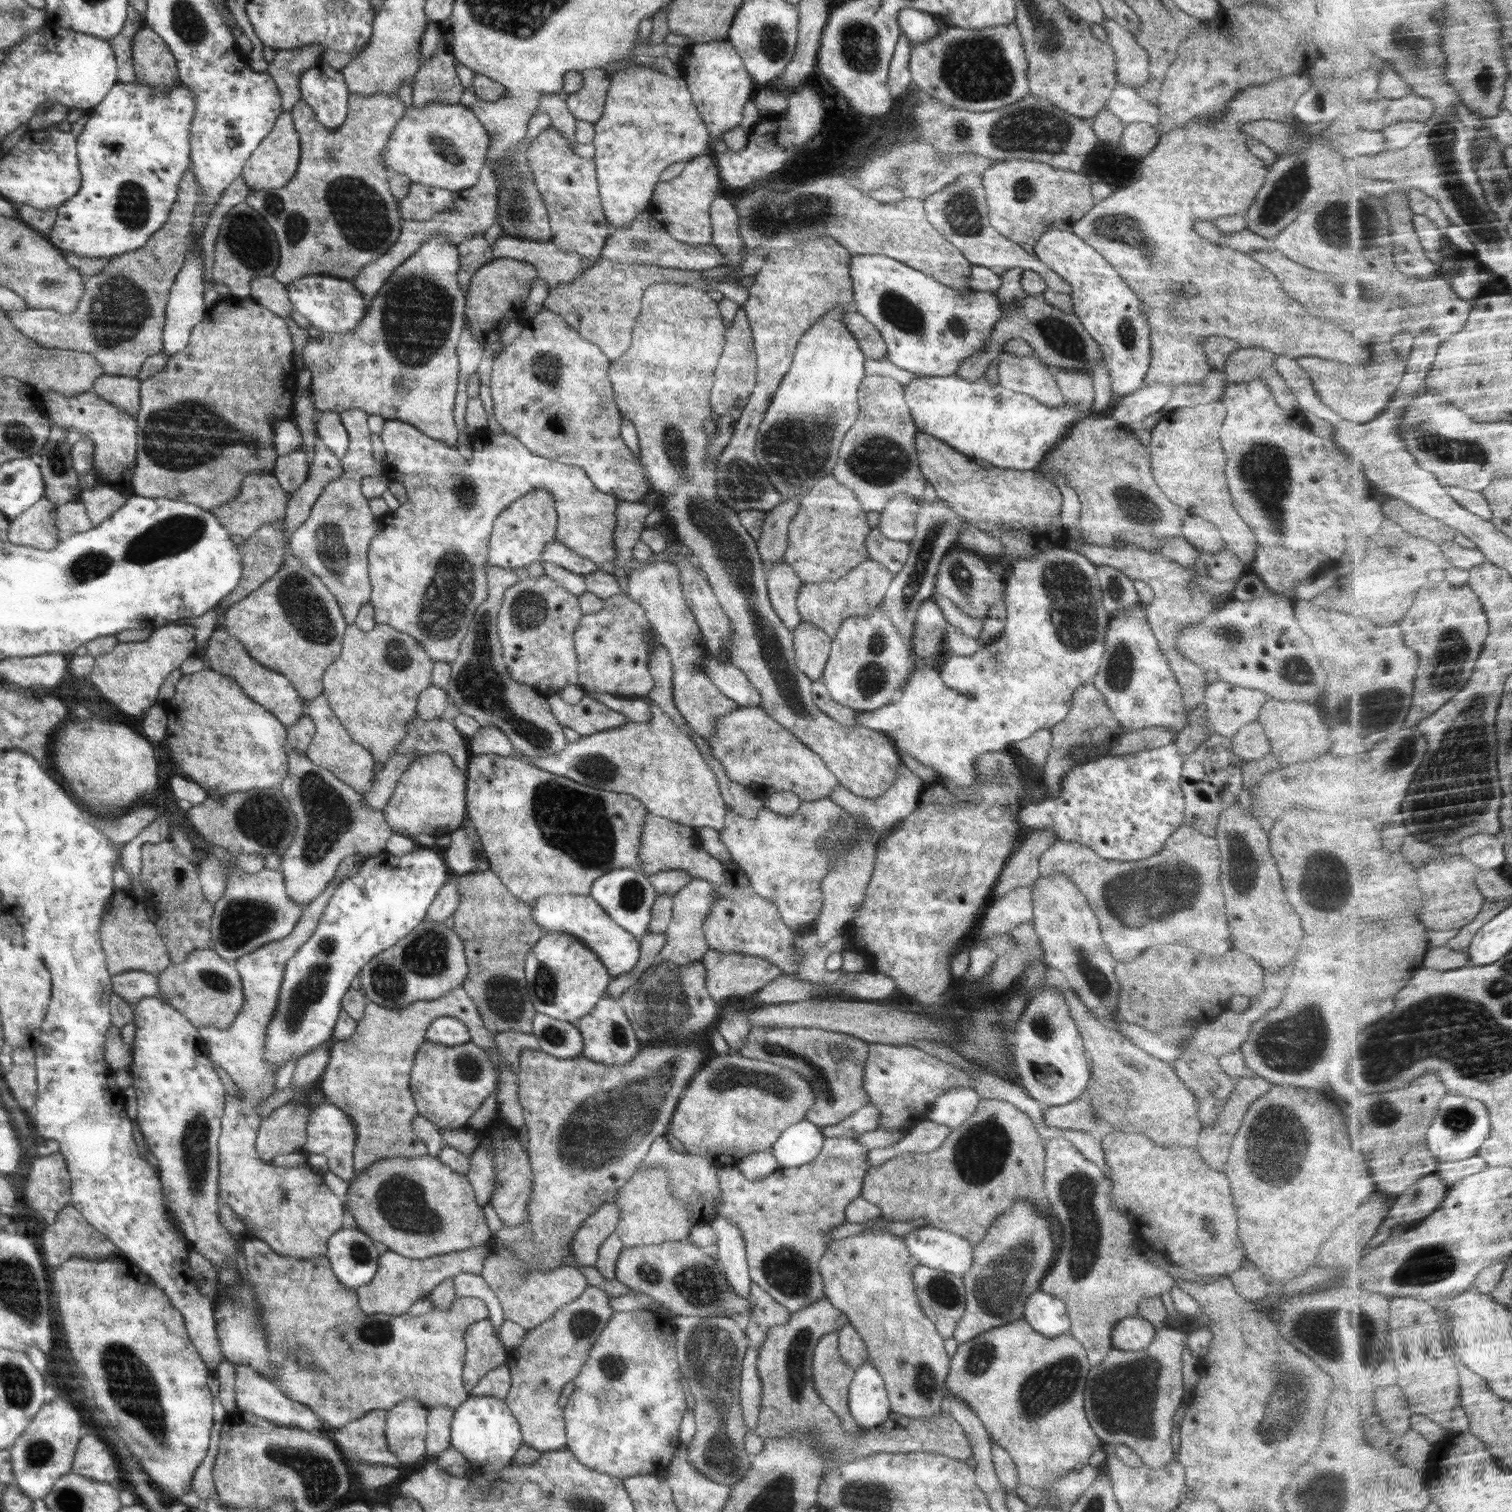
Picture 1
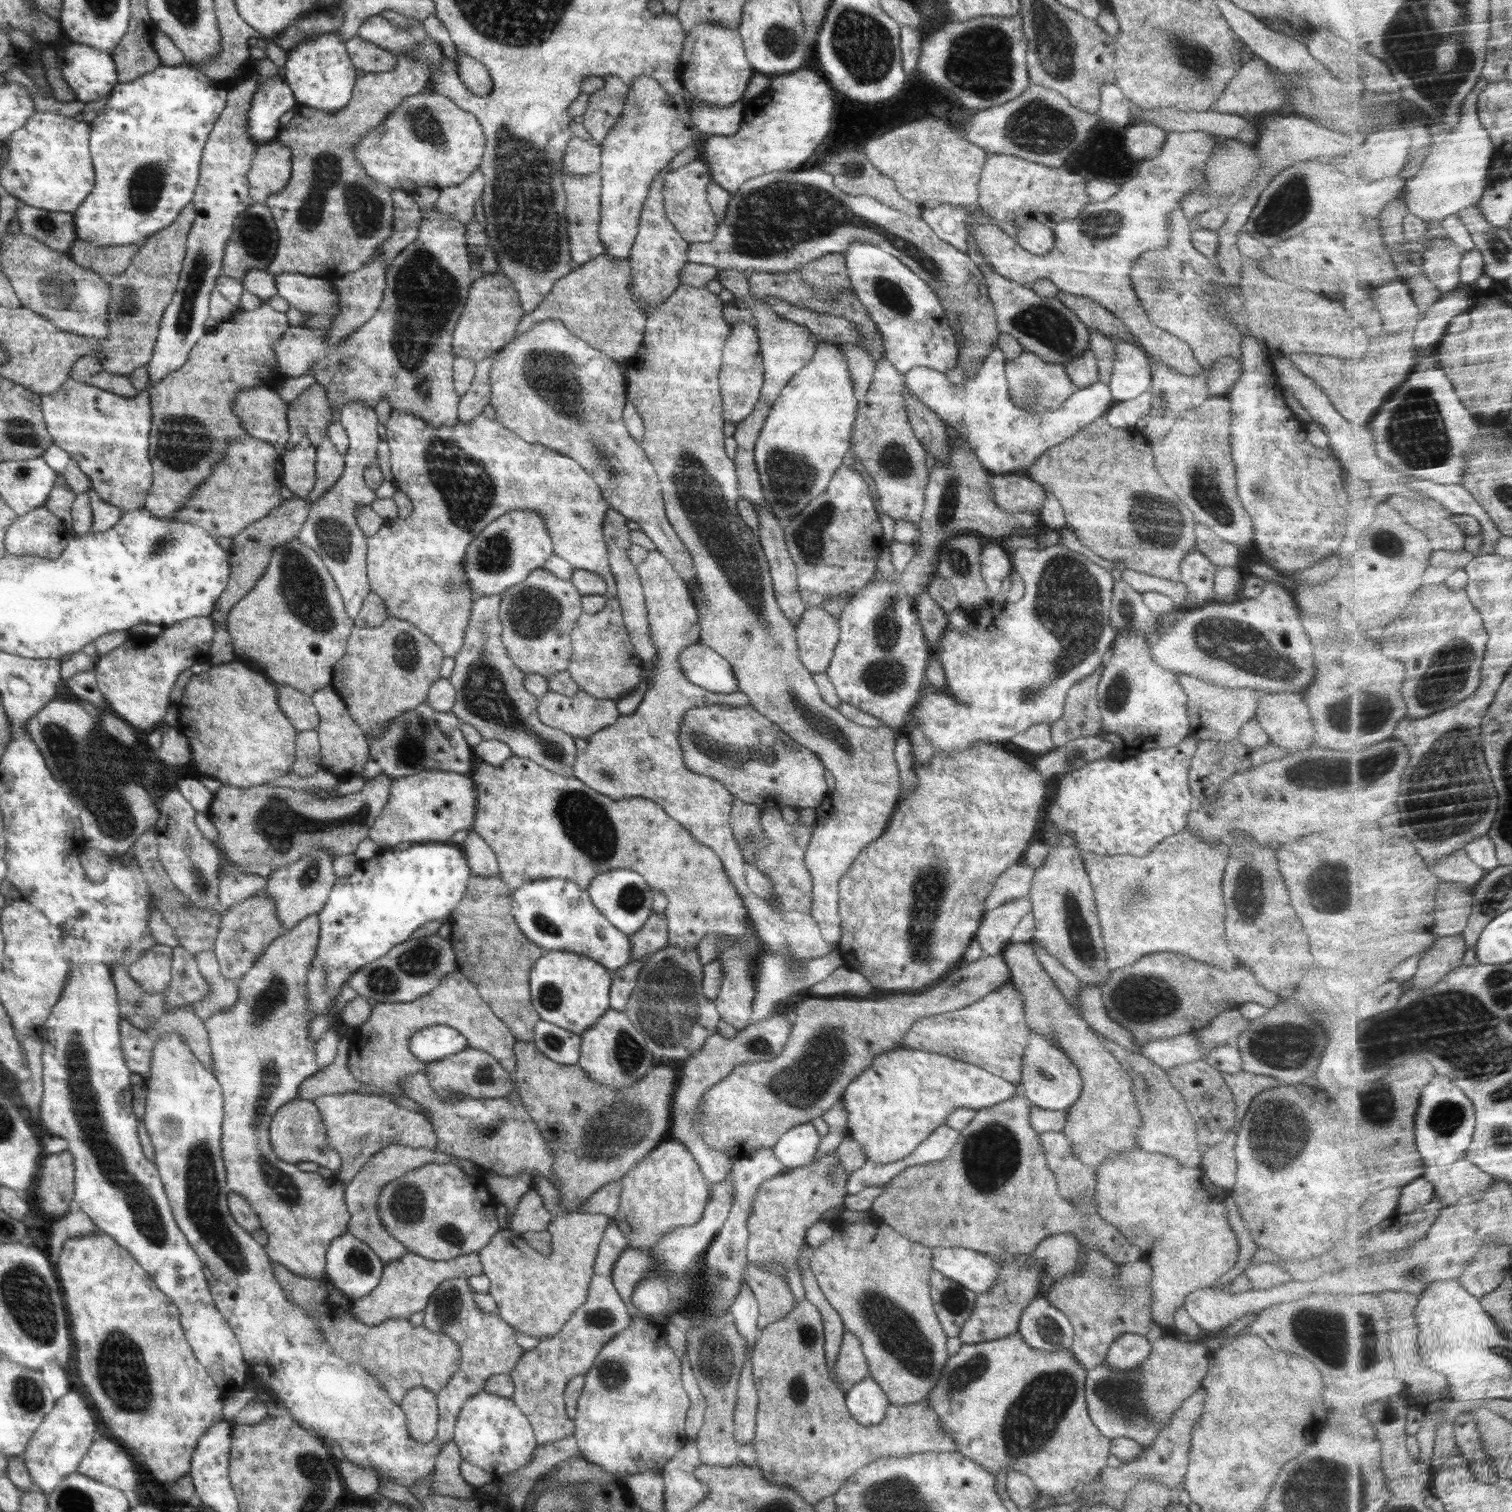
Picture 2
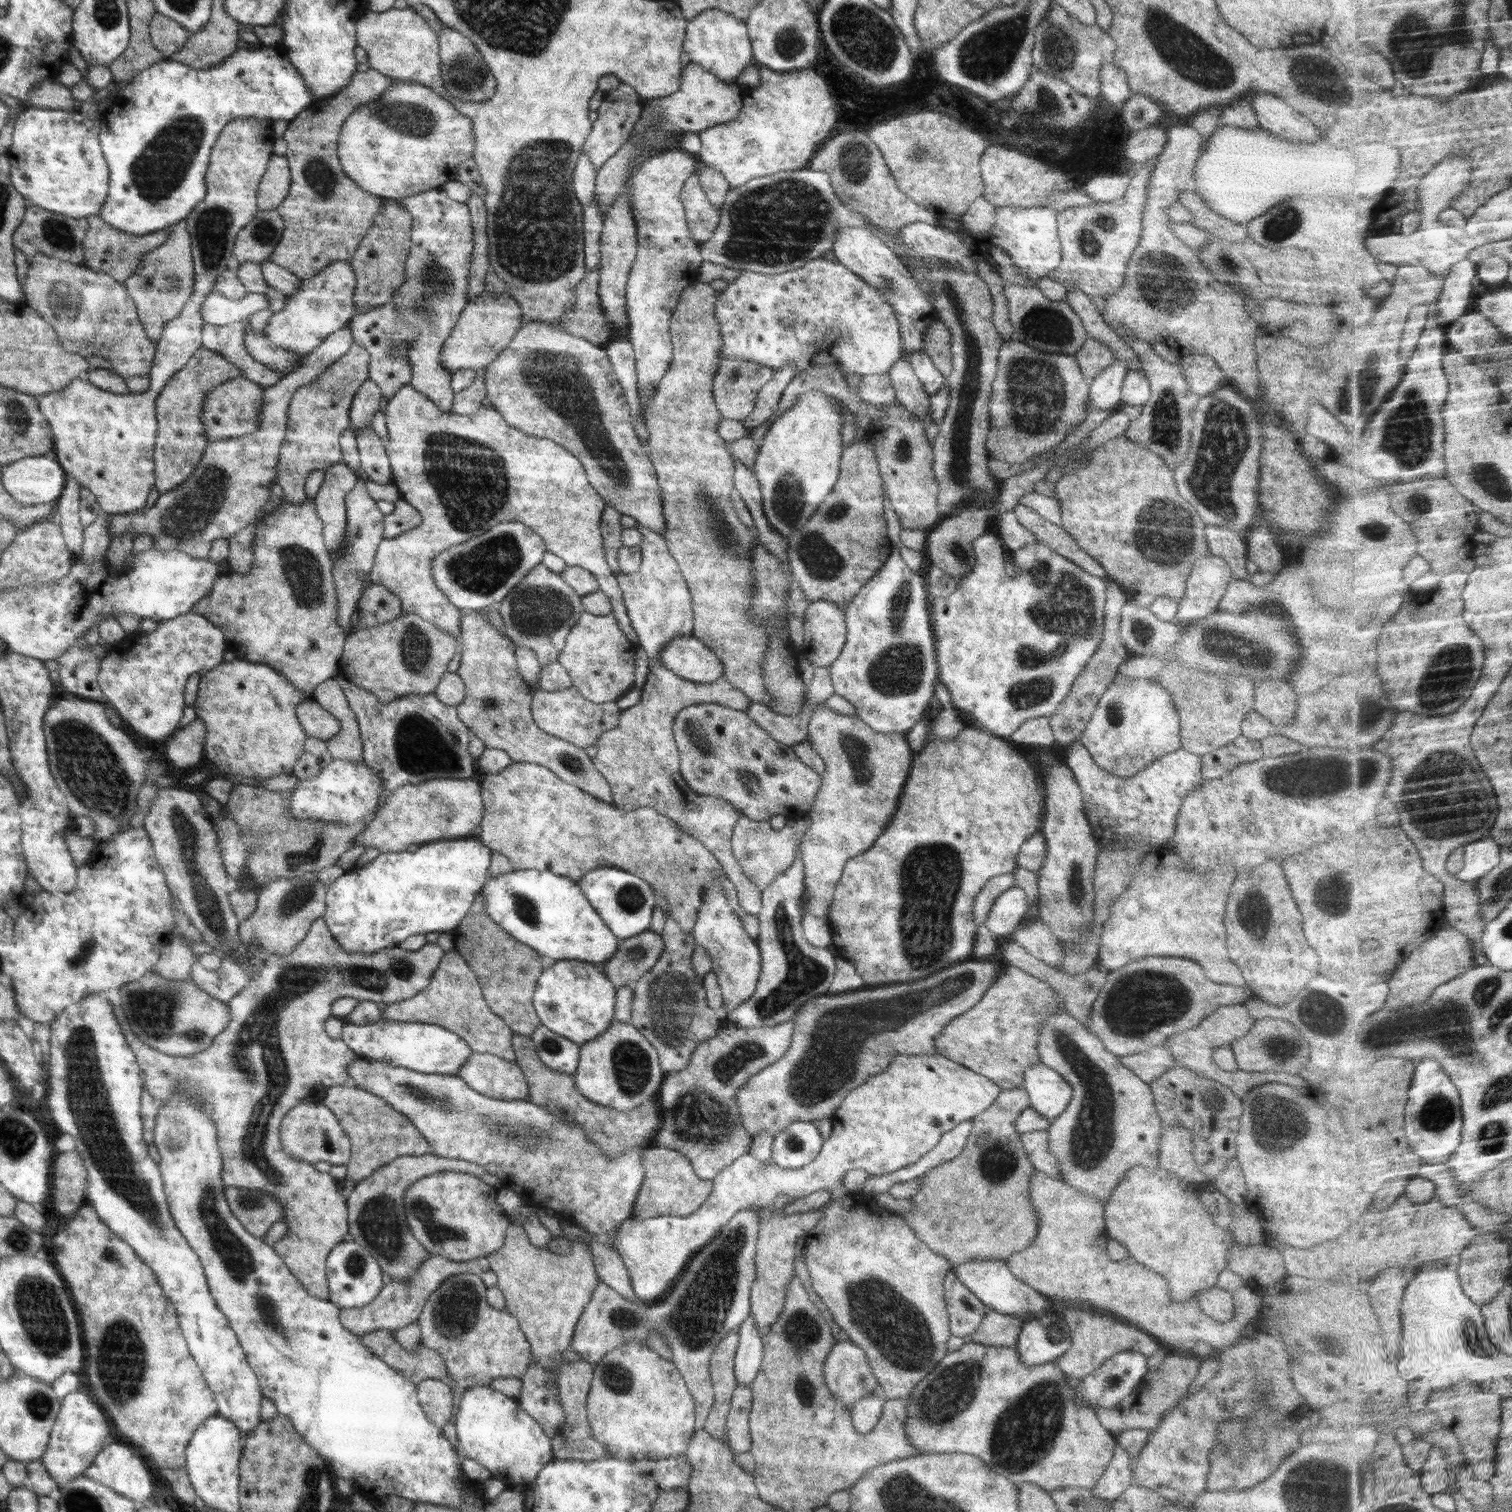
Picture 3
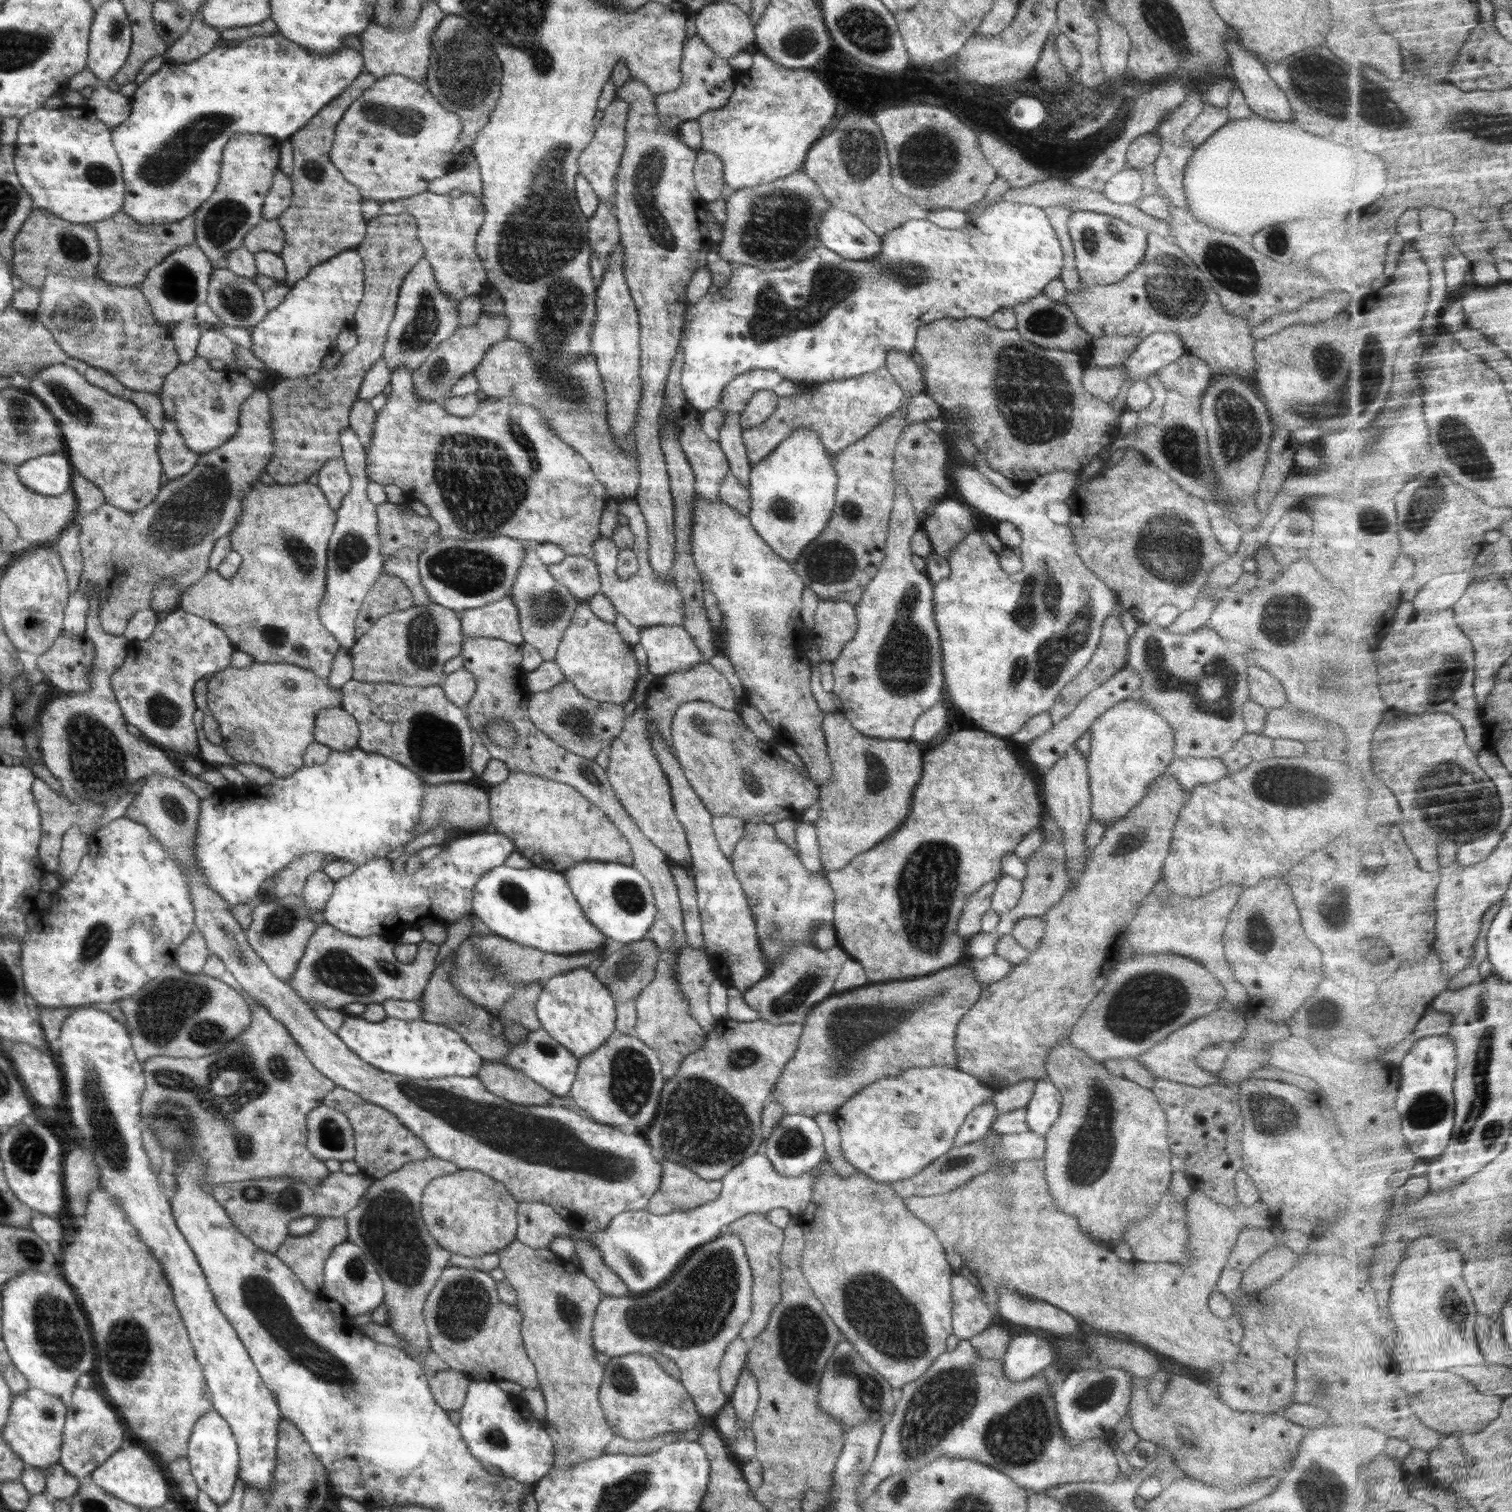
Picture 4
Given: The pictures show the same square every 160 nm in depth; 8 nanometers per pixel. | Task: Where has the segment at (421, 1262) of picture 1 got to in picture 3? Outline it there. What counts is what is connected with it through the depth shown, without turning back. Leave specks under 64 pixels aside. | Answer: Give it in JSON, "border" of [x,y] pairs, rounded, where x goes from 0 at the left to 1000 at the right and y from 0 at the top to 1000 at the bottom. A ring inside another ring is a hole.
{"border":[[[285,830],[281,833],[277,840],[271,848],[264,848],[263,845],[256,845],[253,853],[250,857],[243,863],[239,865],[225,866],[224,873],[234,883],[239,884],[242,882],[246,882],[251,878],[255,878],[257,880],[262,880],[264,878],[271,876],[276,873],[280,868],[284,856],[286,856],[297,844],[304,842],[312,842],[315,844],[319,844],[324,841],[323,833],[322,831],[317,831],[308,834],[301,834],[291,830]]]}

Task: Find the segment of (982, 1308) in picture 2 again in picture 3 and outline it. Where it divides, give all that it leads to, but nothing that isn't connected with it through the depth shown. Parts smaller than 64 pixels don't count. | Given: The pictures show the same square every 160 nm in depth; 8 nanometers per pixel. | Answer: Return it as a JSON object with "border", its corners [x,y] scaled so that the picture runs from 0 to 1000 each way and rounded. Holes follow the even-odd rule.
{"border":[[[653,866],[648,878],[643,883],[638,884],[638,887],[655,891],[671,891],[677,874],[676,871],[671,869],[664,870]]]}

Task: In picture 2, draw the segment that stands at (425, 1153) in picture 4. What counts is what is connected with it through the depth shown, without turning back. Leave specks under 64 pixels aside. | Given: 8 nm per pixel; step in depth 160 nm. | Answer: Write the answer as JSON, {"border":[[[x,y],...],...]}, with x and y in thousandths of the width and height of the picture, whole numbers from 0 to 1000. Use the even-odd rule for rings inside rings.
{"border":[[[233,722],[214,724],[209,726],[207,730],[213,737],[218,757],[221,759],[226,767],[224,780],[228,784],[237,776],[246,765],[257,756],[271,759],[288,759],[289,753],[282,739],[276,735],[263,731],[255,726]]]}

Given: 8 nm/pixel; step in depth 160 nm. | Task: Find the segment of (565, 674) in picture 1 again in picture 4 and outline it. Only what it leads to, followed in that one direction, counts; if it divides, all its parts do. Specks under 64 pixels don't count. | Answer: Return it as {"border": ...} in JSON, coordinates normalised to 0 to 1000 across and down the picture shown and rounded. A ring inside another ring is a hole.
{"border":[[[353,362],[347,364],[337,394],[343,403],[343,413],[347,425],[355,429],[360,437],[366,437],[373,417],[377,414],[380,404],[384,397],[378,394],[372,386],[365,382],[362,374],[356,369]]]}

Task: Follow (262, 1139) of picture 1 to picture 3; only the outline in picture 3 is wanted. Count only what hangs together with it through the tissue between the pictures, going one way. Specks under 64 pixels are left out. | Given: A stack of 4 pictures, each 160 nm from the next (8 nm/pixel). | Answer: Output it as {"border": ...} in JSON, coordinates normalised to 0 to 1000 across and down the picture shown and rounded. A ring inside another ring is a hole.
{"border":[[[212,729],[199,729],[190,735],[186,743],[186,756],[192,765],[196,765],[206,771],[209,769],[228,771],[232,764],[232,754],[221,736]]]}

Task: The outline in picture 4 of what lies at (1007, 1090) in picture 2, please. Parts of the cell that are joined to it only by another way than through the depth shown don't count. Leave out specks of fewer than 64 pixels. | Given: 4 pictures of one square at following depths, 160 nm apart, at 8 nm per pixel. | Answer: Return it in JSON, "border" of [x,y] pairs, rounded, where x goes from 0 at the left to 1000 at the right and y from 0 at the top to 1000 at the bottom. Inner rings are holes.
{"border":[[[626,705],[601,706],[591,713],[582,713],[572,718],[552,735],[555,746],[556,759],[560,767],[577,780],[591,782],[603,779],[612,771],[626,763],[630,758],[632,749],[640,736],[656,728],[657,721],[640,709]],[[504,761],[483,772],[476,780],[478,787],[475,792],[467,796],[437,804],[431,803],[429,800],[414,801],[408,803],[401,813],[386,813],[387,817],[419,856],[431,854],[440,849],[456,830],[465,823],[471,821],[479,812],[490,804],[496,802],[505,804],[513,799],[518,799],[527,806],[535,797],[538,780],[543,774],[543,771],[548,768],[548,766],[546,764],[539,772],[530,778],[517,778]]]}

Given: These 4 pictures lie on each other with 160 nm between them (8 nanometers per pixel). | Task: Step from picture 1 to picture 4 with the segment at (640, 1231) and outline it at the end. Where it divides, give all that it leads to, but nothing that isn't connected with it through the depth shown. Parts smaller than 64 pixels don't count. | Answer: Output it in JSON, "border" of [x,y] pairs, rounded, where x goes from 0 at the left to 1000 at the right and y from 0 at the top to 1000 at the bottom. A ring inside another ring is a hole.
{"border":[[[440,766],[437,769],[438,770],[437,784],[427,799],[431,803],[454,801],[475,792],[478,787],[476,781],[466,780],[456,772]]]}

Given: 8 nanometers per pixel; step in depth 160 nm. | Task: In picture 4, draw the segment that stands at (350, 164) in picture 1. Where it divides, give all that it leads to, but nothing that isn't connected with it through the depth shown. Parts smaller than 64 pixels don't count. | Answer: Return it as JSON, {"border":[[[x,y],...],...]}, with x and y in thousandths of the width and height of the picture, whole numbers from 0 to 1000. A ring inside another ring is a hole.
{"border":[[[244,48],[238,48],[225,63],[214,70],[208,78],[191,91],[194,101],[194,112],[192,116],[194,131],[192,136],[184,144],[189,158],[188,164],[185,167],[189,179],[187,187],[191,190],[208,176],[226,166],[235,165],[241,157],[243,148],[239,137],[241,132],[220,108],[218,101],[222,93],[223,81],[233,67],[245,58],[248,52]]]}

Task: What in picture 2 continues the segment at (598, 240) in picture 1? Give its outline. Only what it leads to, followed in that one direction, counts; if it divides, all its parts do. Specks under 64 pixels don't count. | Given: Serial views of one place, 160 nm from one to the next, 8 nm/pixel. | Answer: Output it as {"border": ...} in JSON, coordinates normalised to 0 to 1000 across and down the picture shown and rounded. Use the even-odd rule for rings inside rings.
{"border":[[[371,111],[371,117],[372,118],[372,124],[375,132],[374,142],[378,165],[378,175],[379,179],[381,179],[384,175],[401,167],[400,163],[397,161],[396,155],[396,148],[397,146],[397,115],[396,114],[384,116],[375,115]]]}

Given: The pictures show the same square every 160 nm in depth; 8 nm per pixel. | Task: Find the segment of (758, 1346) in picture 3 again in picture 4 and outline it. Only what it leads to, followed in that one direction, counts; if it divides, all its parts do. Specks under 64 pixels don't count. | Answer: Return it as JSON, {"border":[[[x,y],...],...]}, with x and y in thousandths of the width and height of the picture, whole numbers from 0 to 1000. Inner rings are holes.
{"border":[[[492,901],[492,905],[488,911],[488,915],[483,922],[481,927],[485,930],[489,942],[496,942],[502,927],[501,915],[497,907],[495,906],[495,901]]]}

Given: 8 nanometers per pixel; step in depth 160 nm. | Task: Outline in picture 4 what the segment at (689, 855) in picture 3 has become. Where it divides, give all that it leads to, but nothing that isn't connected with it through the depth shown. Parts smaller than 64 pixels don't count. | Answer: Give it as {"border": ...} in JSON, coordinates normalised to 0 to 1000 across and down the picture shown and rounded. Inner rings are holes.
{"border":[[[337,511],[336,515],[331,519],[322,521],[323,525],[324,545],[328,548],[328,552],[332,552],[339,556],[340,563],[349,567],[354,574],[373,577],[382,570],[402,570],[417,572],[419,570],[418,562],[410,549],[392,530],[388,529],[379,520],[368,517],[359,513]]]}

